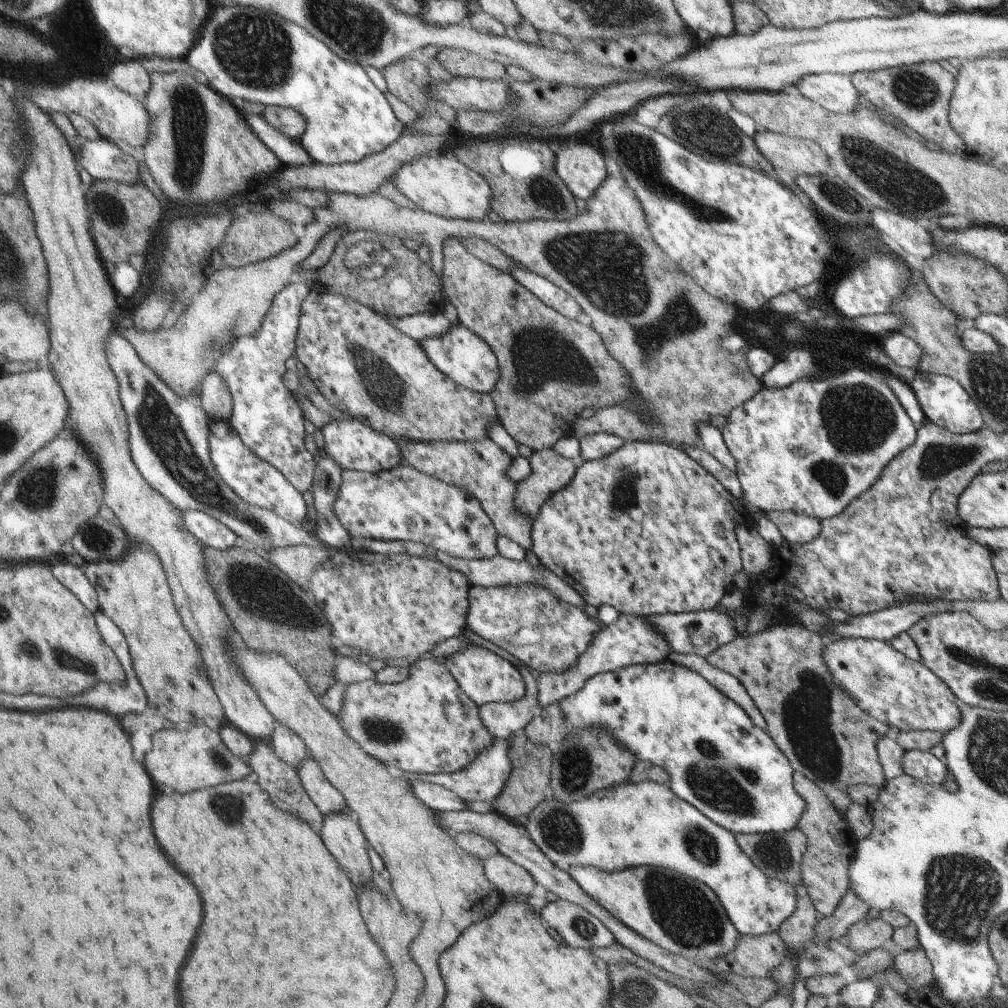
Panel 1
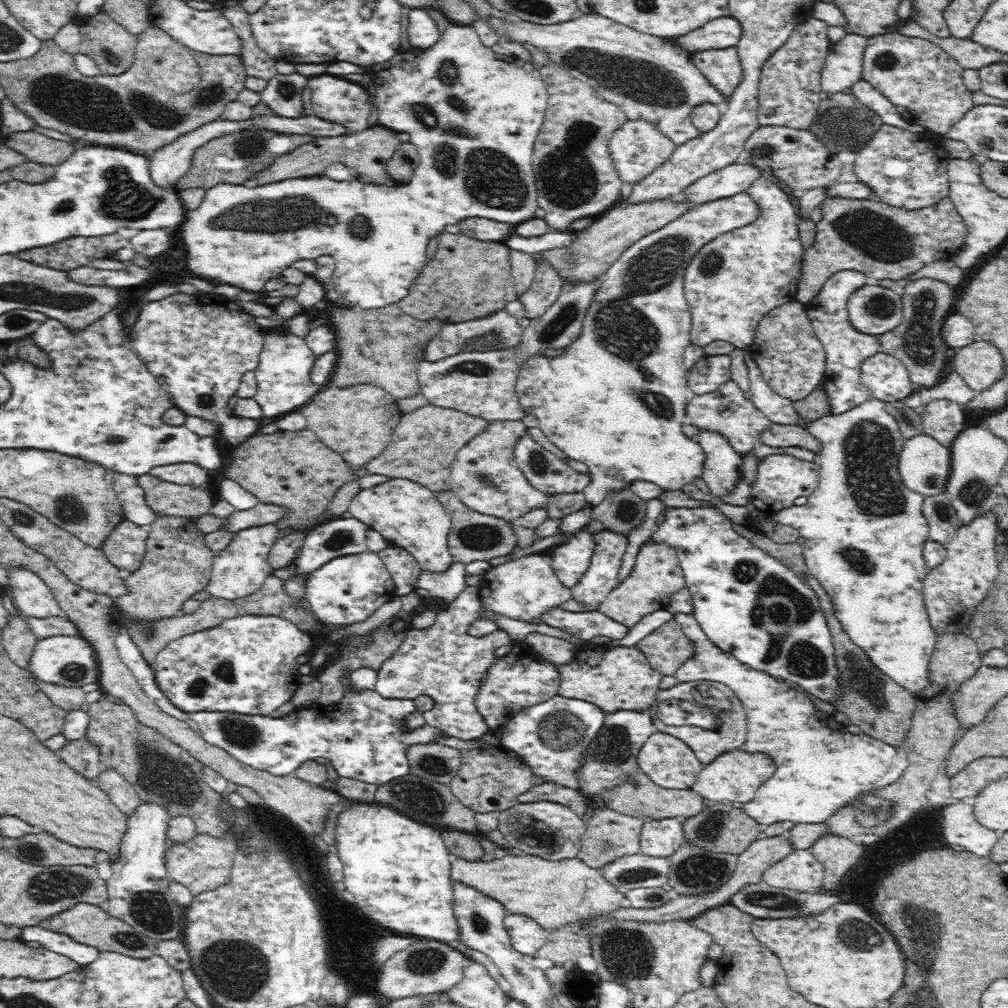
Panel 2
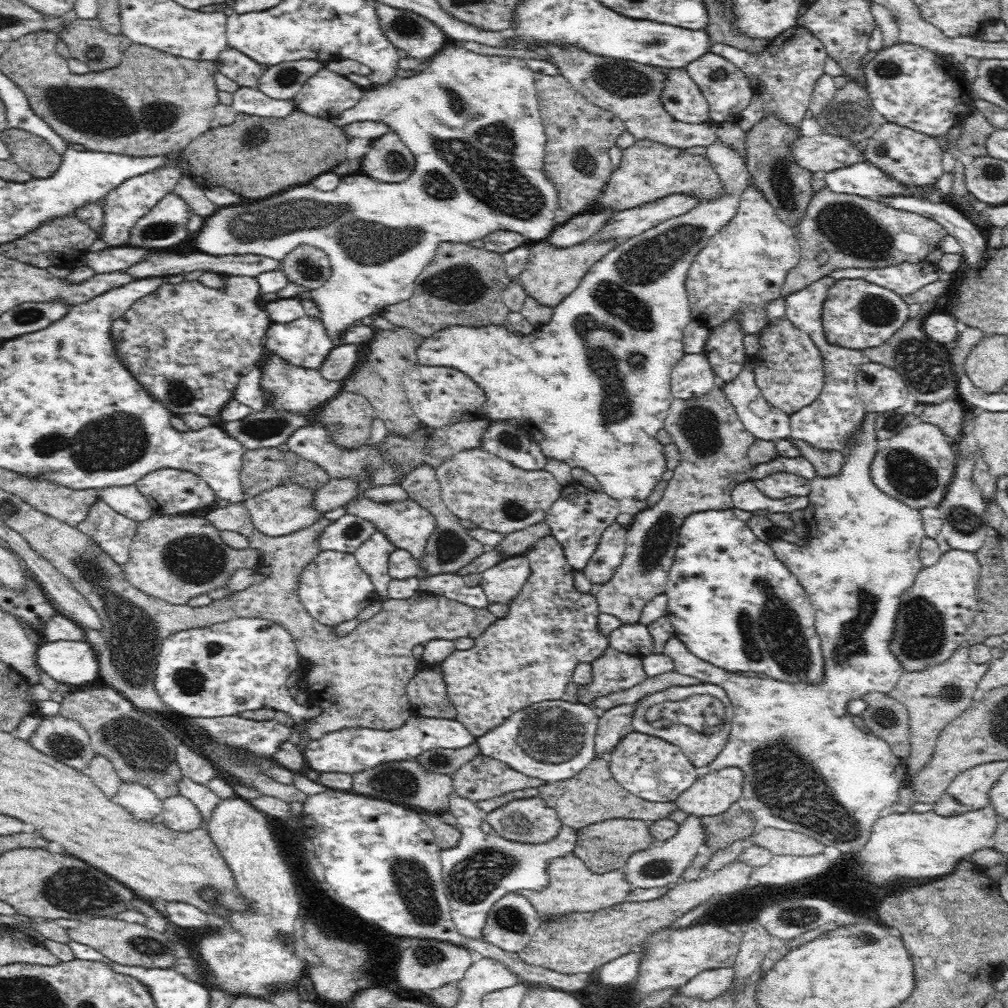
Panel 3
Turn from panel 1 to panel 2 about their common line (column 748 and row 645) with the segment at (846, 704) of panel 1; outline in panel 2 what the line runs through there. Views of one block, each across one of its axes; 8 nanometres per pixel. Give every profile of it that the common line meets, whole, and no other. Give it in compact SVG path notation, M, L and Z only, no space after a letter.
M674 619L643 638L635 647L644 653L654 670L666 676L673 675L694 653L693 642L685 637Z

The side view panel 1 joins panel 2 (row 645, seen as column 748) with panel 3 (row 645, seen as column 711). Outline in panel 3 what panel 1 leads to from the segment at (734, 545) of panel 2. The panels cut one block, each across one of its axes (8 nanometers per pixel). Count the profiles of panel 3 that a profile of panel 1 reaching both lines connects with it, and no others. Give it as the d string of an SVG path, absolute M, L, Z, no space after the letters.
M733 507L722 510L703 510L689 514L684 519L679 530L679 542L669 573L665 596L668 605L667 617L672 622L673 630L676 633L675 637L682 640L696 656L732 673L762 672L762 674L768 674L770 678L782 680L782 682L792 682L792 684L824 682L824 651L822 651L820 636L817 634L816 624L814 624L816 620L814 620L814 610L812 610L812 602L810 602L808 594L804 594L804 588L799 584L796 576L775 556L772 547L760 540L746 522L734 515Z

